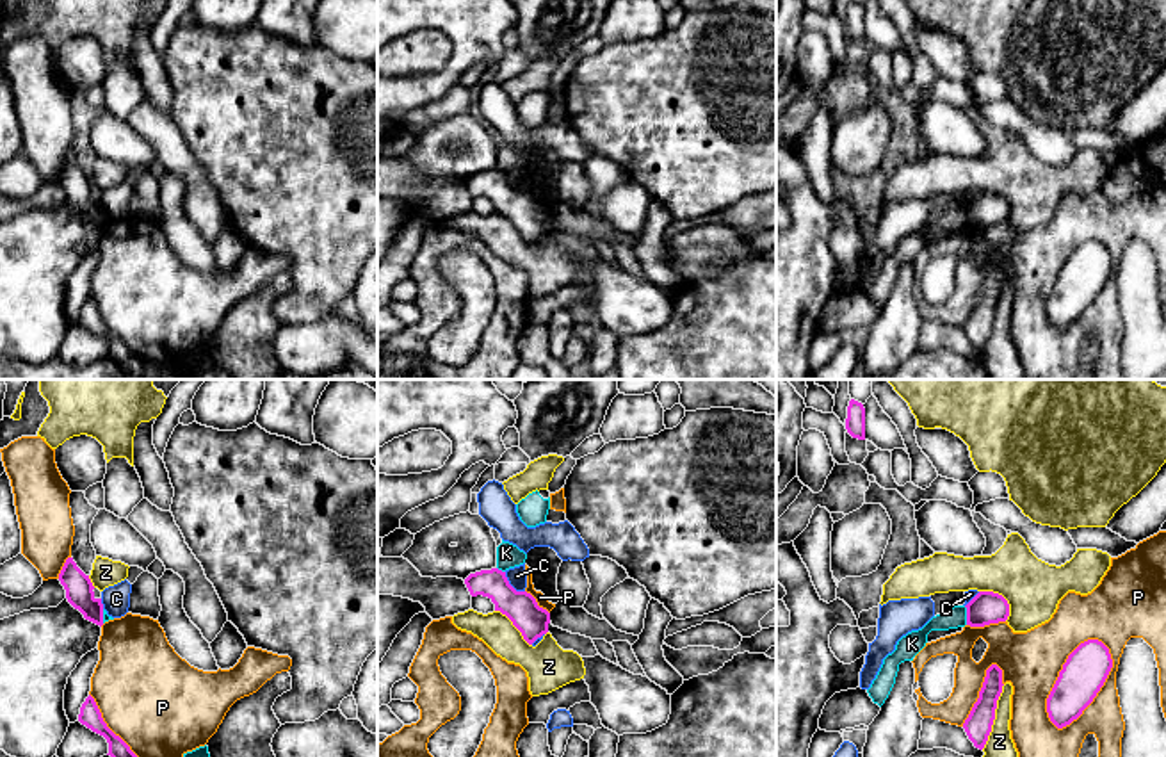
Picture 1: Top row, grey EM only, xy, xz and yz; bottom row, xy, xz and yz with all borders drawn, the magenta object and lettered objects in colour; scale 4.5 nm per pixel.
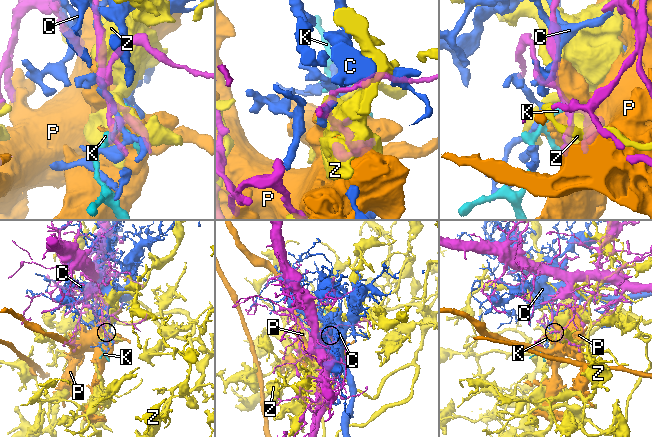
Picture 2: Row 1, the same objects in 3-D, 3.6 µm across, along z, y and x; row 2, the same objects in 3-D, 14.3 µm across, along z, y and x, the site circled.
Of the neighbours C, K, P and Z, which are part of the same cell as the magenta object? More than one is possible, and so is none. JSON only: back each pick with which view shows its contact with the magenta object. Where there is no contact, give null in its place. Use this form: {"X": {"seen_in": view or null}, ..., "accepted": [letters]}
{"accepted": []}

